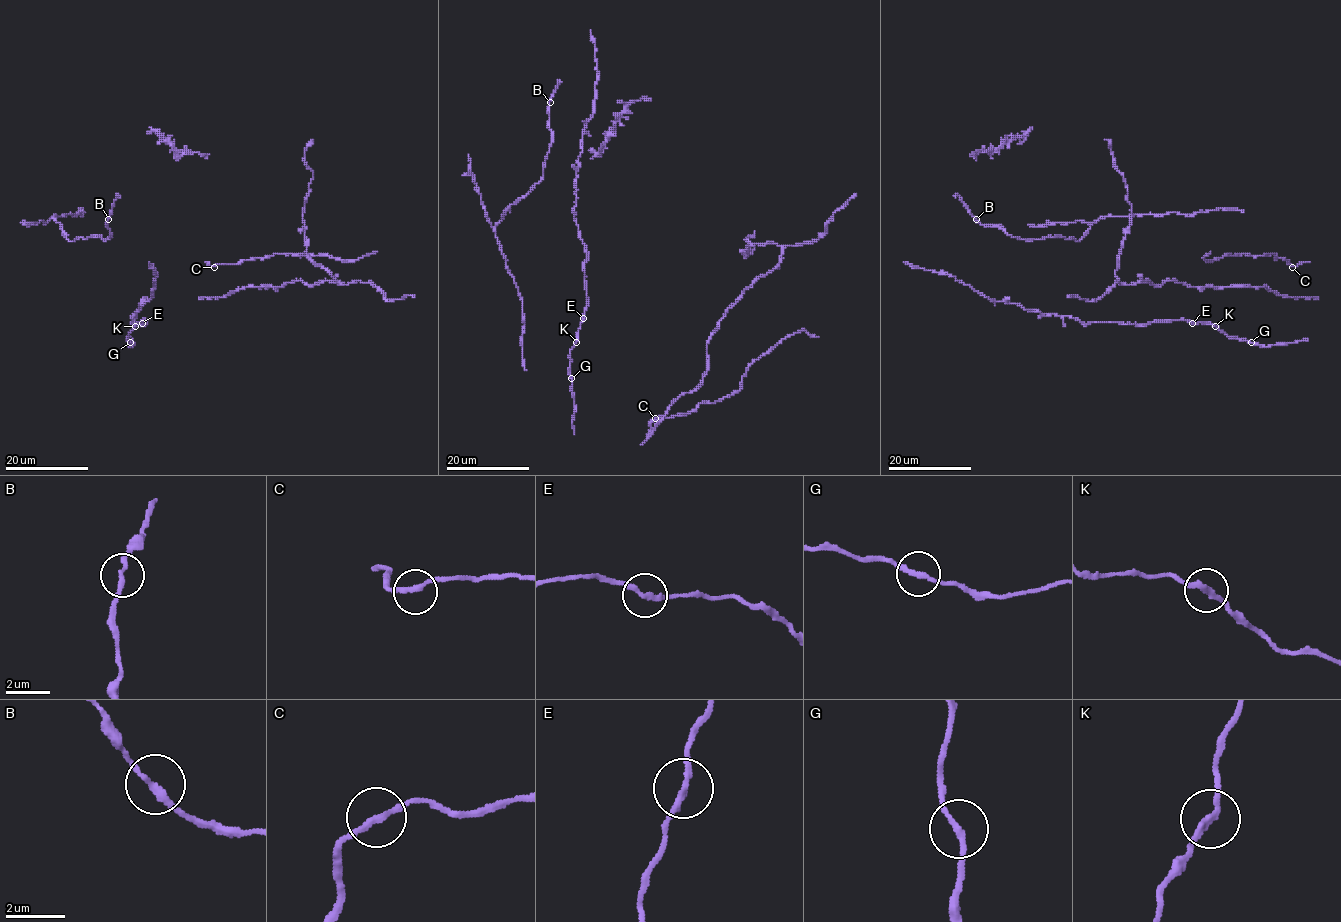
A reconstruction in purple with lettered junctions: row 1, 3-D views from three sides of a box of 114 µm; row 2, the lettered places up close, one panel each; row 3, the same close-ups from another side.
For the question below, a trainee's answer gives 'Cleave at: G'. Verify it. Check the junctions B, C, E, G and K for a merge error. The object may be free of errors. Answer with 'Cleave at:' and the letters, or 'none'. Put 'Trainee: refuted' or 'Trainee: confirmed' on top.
Trainee: refuted
Cleave at: none

